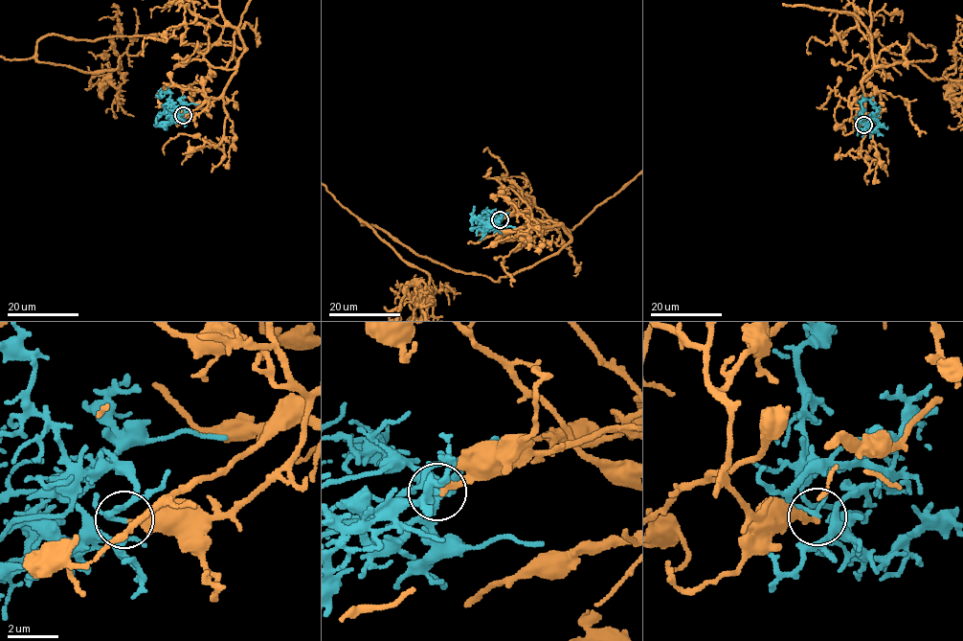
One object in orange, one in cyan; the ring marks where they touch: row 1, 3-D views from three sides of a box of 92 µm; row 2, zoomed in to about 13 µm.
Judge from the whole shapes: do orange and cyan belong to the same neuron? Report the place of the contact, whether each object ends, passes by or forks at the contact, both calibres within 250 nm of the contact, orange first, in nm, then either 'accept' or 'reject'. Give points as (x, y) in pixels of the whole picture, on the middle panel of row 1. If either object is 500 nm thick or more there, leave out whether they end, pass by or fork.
place (500, 219); orange ends; cyan passes by; calibres 200 and 160 nm; reject

